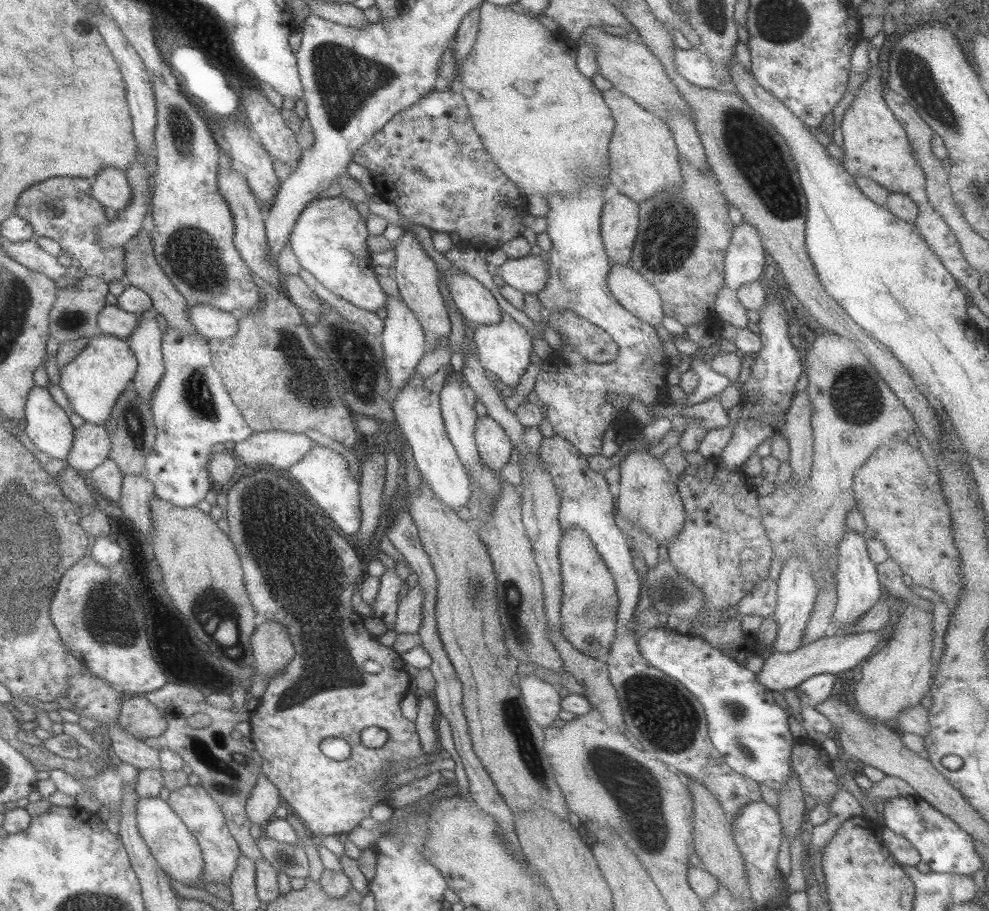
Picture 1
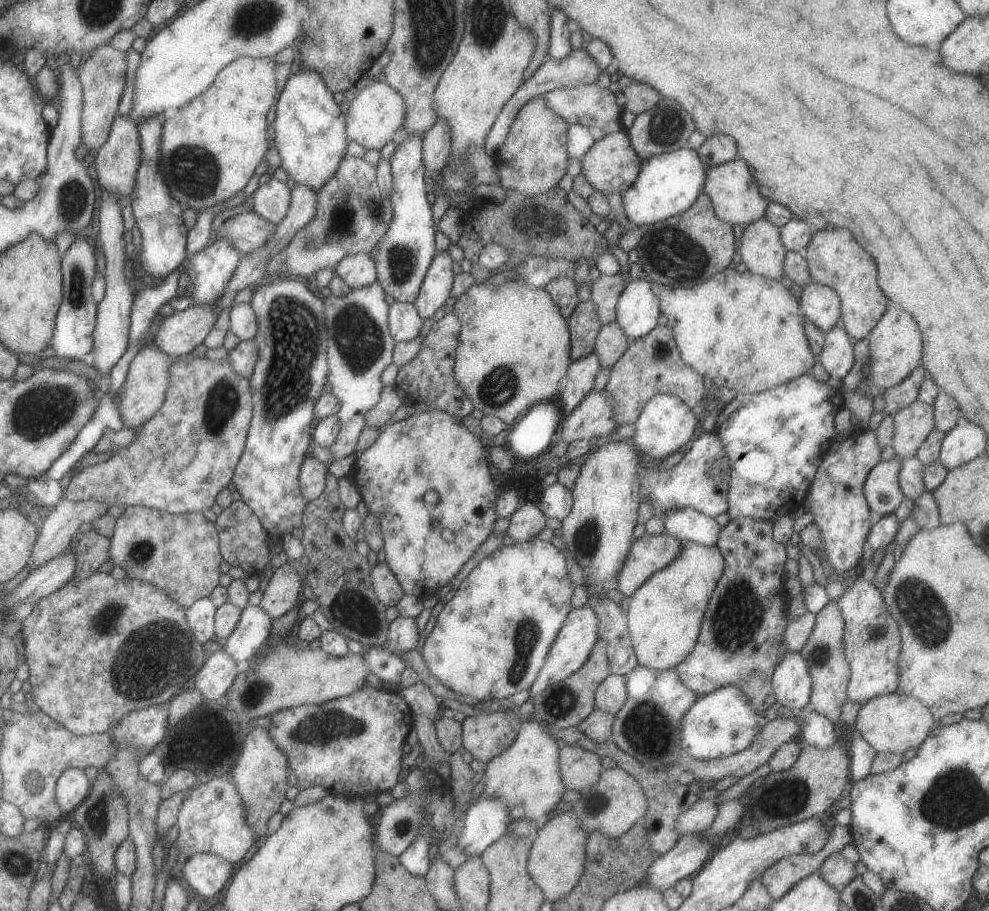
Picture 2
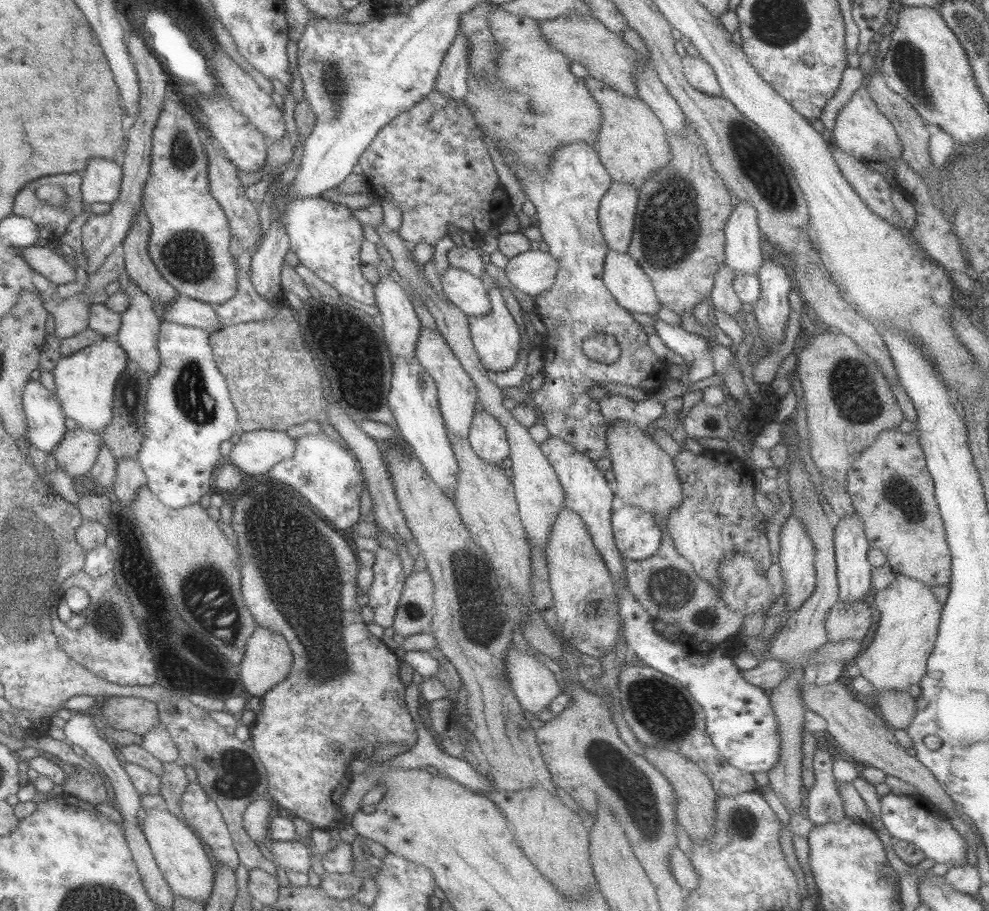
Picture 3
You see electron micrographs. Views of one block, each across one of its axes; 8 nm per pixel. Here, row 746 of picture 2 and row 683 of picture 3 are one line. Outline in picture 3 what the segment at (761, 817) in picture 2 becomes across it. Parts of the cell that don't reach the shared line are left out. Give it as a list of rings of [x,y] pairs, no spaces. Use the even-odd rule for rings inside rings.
[[[836,681],[826,686],[810,684],[805,682],[800,687],[801,698],[805,708],[810,708],[818,716],[822,716],[827,722],[825,735],[828,739],[836,740],[838,746],[855,761],[863,762],[865,765],[874,766],[883,770],[886,775],[892,775],[898,780],[902,780],[908,787],[916,788],[918,794],[938,805],[943,812],[956,813],[968,824],[973,826],[972,820],[955,808],[954,801],[947,796],[940,783],[935,779],[935,775],[918,761],[914,753],[907,746],[898,743],[893,728],[884,720],[879,712],[876,712],[869,705],[856,700],[852,692],[848,690],[842,682]]]

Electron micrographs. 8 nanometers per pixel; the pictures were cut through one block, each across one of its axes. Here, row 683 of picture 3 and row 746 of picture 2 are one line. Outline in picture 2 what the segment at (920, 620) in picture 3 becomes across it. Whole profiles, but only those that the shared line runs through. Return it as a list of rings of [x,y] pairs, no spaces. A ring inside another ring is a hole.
[[[894,692],[872,698],[866,702],[866,705],[862,705],[852,730],[859,731],[864,741],[877,754],[889,753],[903,756],[908,750],[918,749],[936,724],[938,721],[932,717],[930,710],[927,710],[927,707],[916,698]]]

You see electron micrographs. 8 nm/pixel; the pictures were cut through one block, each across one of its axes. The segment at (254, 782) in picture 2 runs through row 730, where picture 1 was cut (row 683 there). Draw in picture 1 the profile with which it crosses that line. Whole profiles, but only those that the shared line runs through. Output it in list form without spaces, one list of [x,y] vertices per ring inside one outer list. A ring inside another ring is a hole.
[[[267,619],[259,620],[250,645],[254,654],[254,676],[248,691],[258,700],[264,696],[267,684],[280,675],[294,659],[296,649],[292,645],[288,629]]]

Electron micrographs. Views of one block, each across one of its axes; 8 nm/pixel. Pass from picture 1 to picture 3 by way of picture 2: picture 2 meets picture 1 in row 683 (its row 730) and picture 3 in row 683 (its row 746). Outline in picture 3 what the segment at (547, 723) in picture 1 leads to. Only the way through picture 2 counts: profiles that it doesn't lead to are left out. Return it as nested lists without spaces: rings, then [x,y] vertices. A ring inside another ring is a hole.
[[[514,643],[506,654],[505,672],[518,702],[536,716],[561,694],[552,669],[538,660],[536,654],[518,650]]]

